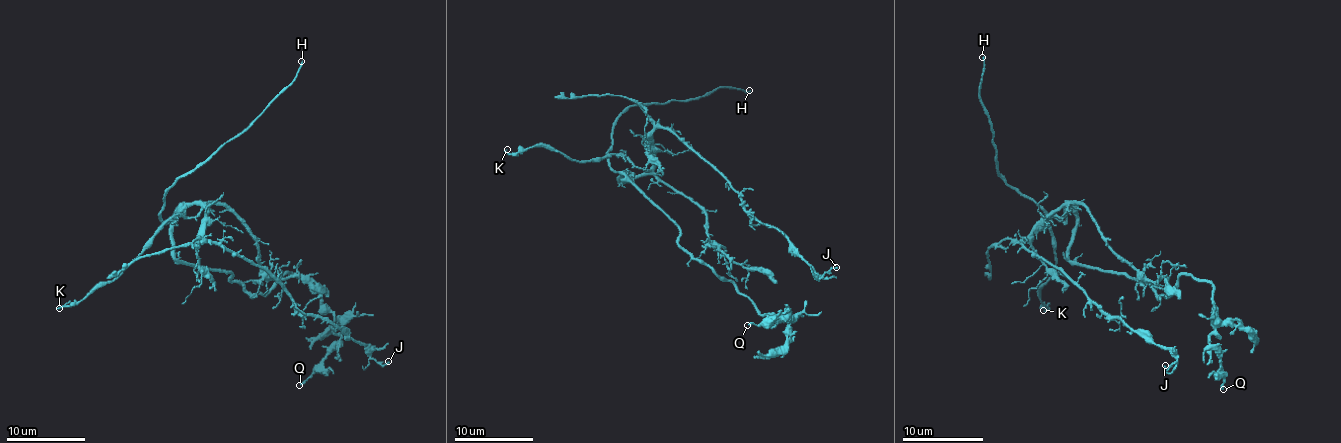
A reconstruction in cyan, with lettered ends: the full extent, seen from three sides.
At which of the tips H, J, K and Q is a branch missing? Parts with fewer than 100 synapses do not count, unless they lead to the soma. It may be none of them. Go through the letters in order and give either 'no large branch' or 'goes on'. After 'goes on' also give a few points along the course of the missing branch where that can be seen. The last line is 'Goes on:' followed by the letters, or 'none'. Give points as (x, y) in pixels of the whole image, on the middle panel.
H: goes on | (749, 90), (749, 98), (755, 102), (751, 100)
J: no large branch
K: no large branch
Q: no large branch
Goes on: H

